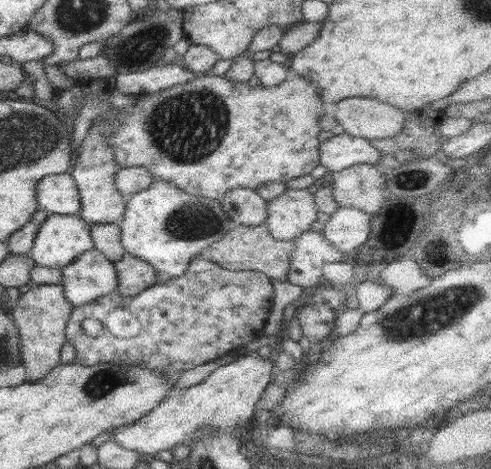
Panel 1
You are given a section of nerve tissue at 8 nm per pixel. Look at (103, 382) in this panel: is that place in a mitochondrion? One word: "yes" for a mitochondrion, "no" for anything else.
yes

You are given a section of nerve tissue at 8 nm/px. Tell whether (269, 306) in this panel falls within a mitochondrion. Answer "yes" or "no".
no

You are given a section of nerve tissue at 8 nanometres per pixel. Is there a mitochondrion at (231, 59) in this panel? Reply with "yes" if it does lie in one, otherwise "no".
no

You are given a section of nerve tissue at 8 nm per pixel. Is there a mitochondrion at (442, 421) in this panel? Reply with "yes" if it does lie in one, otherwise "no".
no

